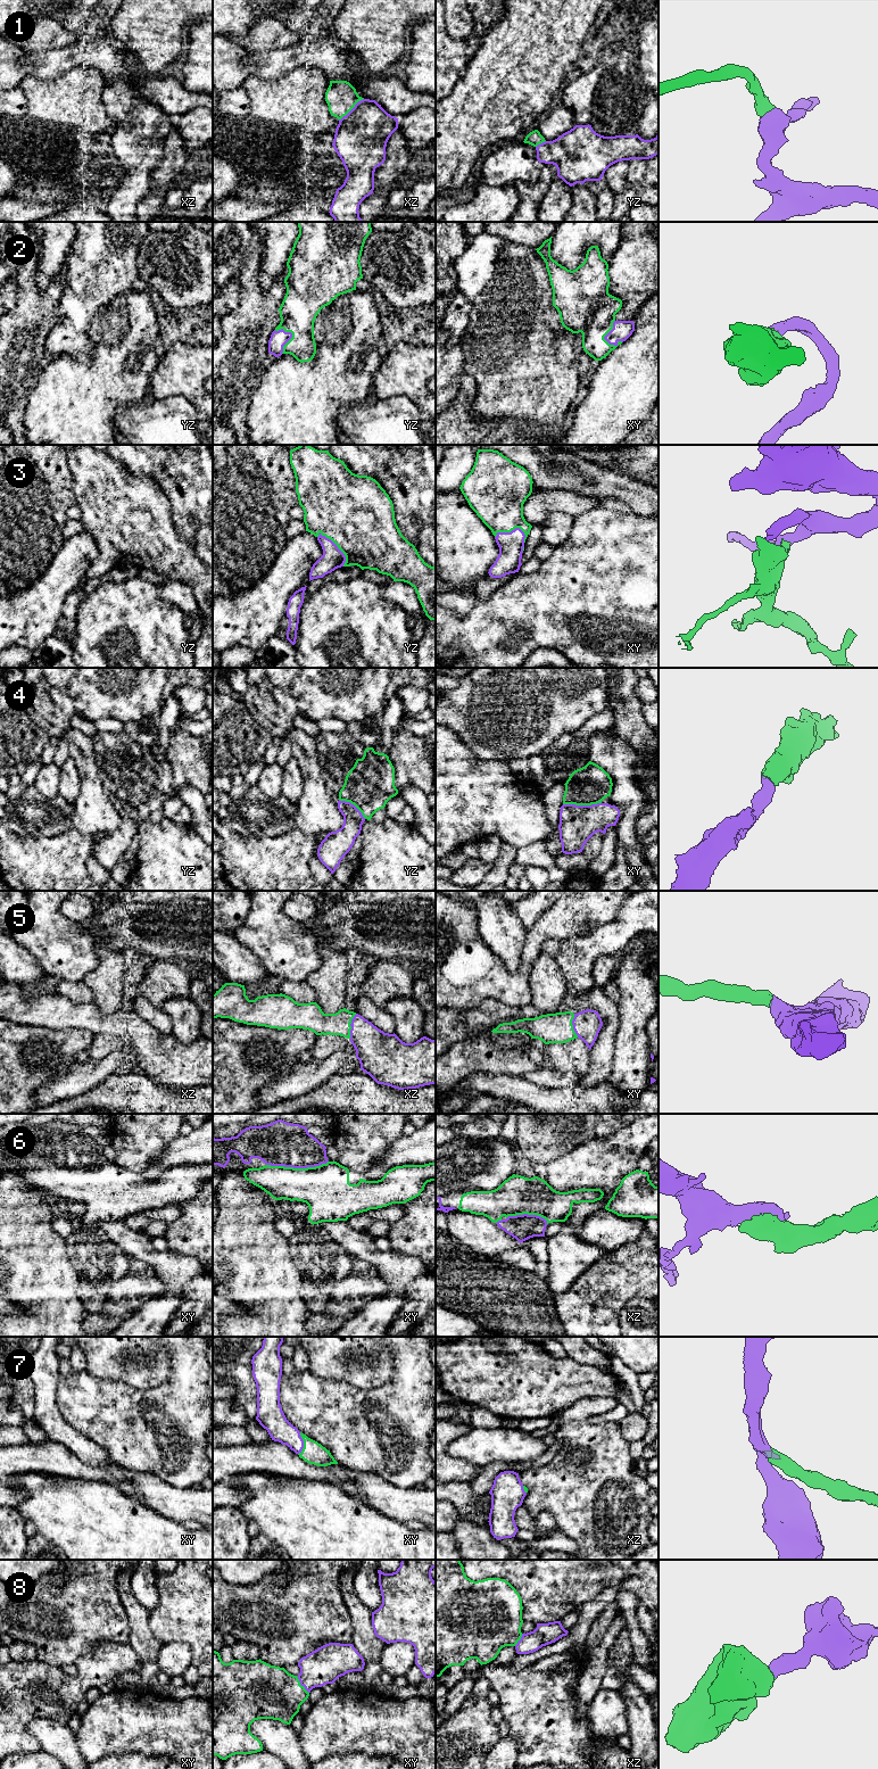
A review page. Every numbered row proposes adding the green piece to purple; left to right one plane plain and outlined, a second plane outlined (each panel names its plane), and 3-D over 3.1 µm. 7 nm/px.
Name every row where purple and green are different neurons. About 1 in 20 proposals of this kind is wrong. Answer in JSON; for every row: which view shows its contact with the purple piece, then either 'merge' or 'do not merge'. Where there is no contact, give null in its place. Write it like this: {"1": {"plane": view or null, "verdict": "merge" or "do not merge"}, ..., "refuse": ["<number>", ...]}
{"1": {"plane": "xz", "verdict": "merge"}, "2": {"plane": "xy", "verdict": "merge"}, "3": {"plane": "yz", "verdict": "merge"}, "4": {"plane": "xy", "verdict": "merge"}, "5": {"plane": "xz", "verdict": "merge"}, "6": {"plane": "xy", "verdict": "merge"}, "7": {"plane": "xy", "verdict": "merge"}, "8": {"plane": "xy", "verdict": "merge"}, "refuse": []}

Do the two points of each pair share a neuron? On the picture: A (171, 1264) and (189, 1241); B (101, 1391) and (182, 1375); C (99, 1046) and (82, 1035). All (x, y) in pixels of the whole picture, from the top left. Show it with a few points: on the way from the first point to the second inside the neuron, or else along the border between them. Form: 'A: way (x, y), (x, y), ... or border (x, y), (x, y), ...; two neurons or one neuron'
A: border (168, 1248), (184, 1255), (195, 1256), (200, 1262); two neurons
B: way (122, 1396), (162, 1396); one neuron
C: border (94, 1035), (88, 1049); two neurons

